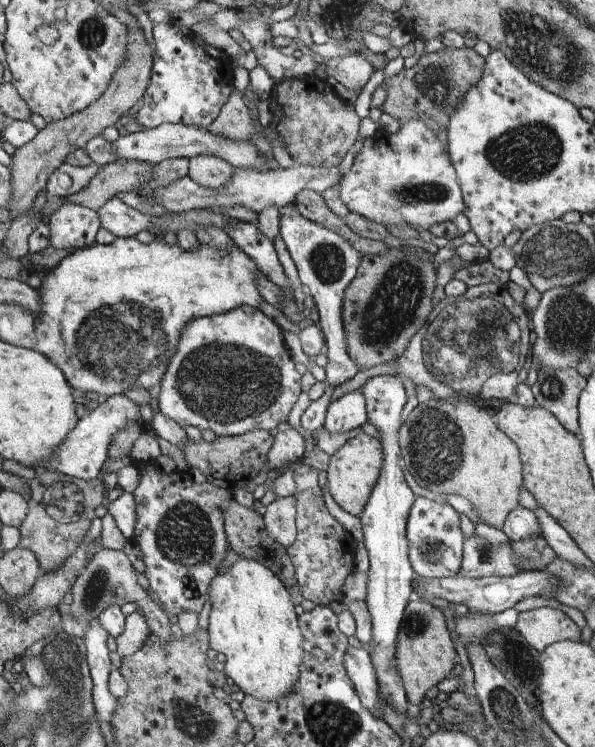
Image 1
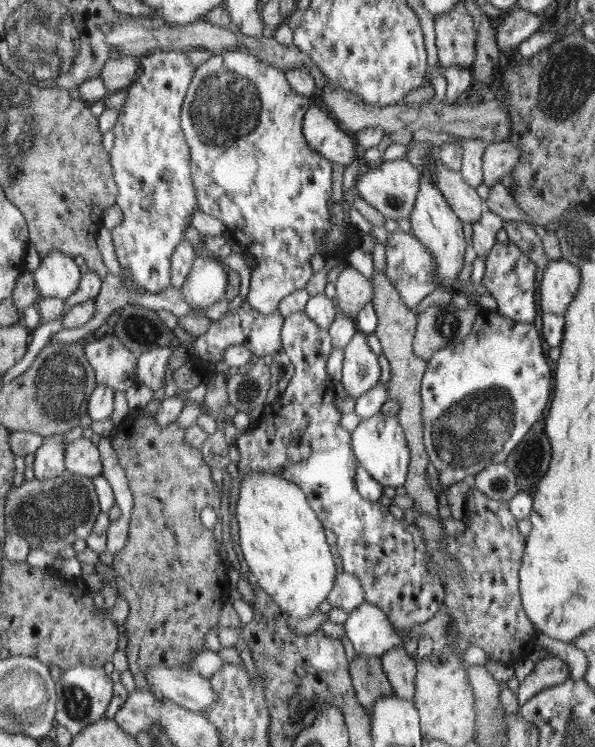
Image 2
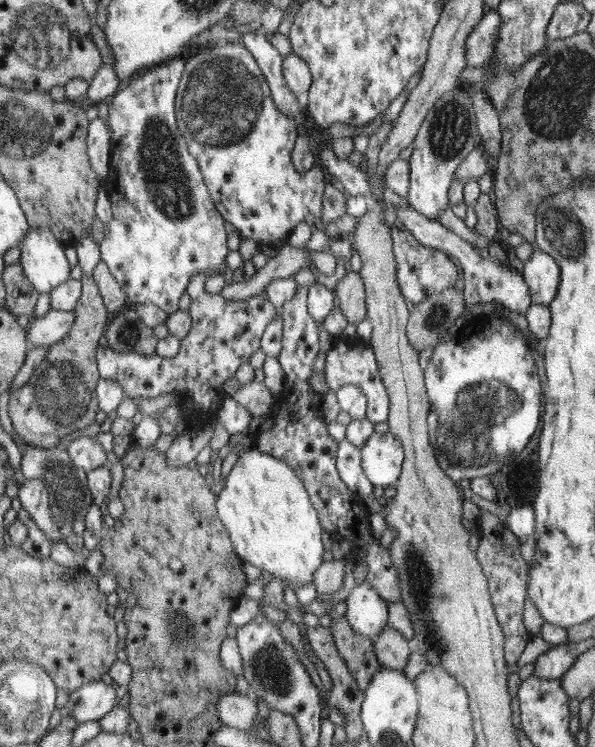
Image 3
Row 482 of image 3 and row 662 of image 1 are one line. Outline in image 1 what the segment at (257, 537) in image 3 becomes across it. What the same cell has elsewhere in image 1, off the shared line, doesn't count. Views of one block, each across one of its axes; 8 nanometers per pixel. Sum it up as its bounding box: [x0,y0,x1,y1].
[208,558,303,701]

